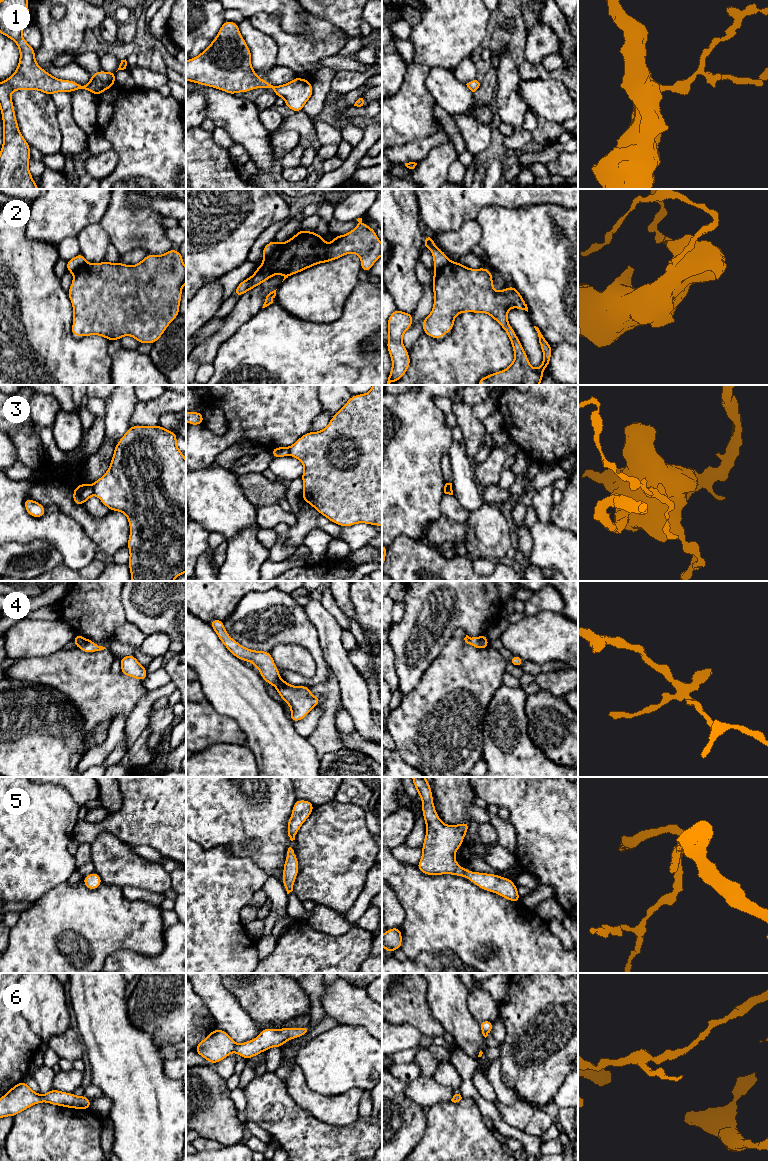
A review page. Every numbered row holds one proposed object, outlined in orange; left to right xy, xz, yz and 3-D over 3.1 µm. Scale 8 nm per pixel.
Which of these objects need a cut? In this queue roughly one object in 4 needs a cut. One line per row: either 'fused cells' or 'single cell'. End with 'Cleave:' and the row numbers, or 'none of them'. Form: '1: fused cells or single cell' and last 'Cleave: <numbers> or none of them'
1: single cell
2: fused cells
3: fused cells
4: fused cells
5: single cell
6: single cell
Cleave: 2, 3, 4

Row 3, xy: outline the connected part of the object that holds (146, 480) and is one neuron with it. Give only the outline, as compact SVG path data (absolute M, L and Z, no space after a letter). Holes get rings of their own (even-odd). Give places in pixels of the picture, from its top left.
M159 424L155 426L131 426L114 448L113 458L107 472L92 484L94 494L110 509L124 513L129 522L130 536L127 547L130 552L128 565L132 581L173 581L186 572L186 459L184 453L177 447L178 436L170 430L166 430Z

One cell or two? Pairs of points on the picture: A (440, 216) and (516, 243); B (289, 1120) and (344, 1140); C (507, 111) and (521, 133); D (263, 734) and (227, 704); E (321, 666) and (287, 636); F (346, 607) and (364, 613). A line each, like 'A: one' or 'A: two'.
A: two
B: one
C: one
D: one
E: one
F: two

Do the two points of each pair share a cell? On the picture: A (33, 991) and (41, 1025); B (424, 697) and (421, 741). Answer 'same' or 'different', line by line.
A: same
B: same

